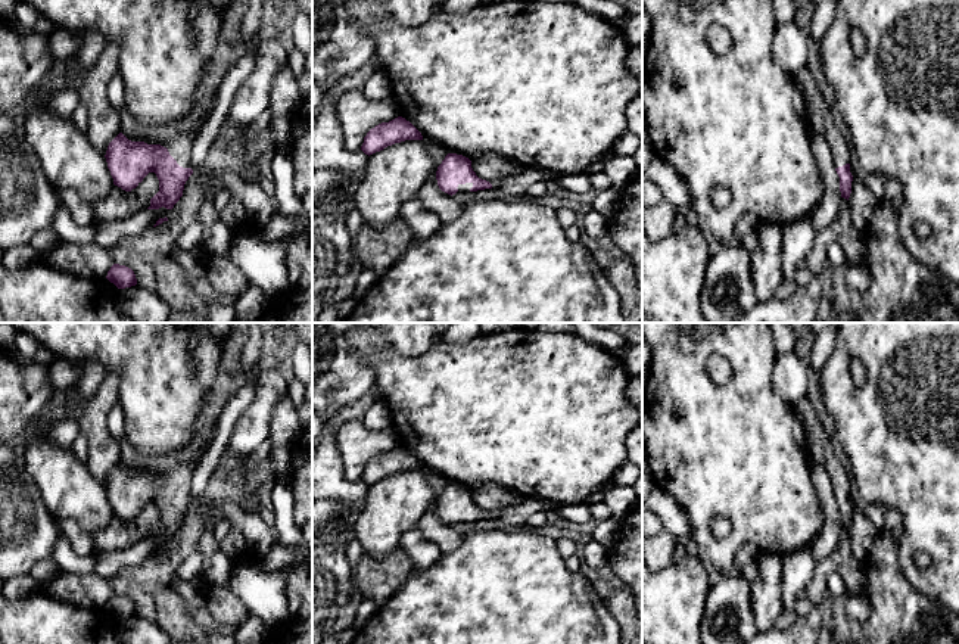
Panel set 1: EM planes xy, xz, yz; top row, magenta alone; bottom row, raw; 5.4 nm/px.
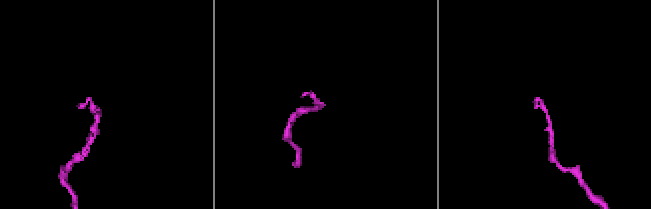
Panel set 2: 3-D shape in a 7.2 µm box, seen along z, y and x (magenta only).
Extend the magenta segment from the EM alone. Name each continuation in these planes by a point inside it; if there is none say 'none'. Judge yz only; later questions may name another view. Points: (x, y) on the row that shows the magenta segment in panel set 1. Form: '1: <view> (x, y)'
1: yz (822, 123)

